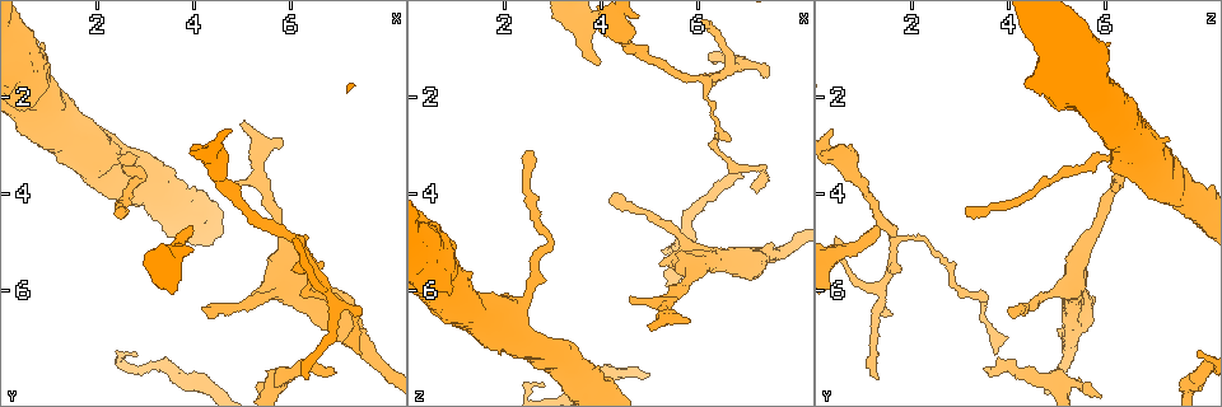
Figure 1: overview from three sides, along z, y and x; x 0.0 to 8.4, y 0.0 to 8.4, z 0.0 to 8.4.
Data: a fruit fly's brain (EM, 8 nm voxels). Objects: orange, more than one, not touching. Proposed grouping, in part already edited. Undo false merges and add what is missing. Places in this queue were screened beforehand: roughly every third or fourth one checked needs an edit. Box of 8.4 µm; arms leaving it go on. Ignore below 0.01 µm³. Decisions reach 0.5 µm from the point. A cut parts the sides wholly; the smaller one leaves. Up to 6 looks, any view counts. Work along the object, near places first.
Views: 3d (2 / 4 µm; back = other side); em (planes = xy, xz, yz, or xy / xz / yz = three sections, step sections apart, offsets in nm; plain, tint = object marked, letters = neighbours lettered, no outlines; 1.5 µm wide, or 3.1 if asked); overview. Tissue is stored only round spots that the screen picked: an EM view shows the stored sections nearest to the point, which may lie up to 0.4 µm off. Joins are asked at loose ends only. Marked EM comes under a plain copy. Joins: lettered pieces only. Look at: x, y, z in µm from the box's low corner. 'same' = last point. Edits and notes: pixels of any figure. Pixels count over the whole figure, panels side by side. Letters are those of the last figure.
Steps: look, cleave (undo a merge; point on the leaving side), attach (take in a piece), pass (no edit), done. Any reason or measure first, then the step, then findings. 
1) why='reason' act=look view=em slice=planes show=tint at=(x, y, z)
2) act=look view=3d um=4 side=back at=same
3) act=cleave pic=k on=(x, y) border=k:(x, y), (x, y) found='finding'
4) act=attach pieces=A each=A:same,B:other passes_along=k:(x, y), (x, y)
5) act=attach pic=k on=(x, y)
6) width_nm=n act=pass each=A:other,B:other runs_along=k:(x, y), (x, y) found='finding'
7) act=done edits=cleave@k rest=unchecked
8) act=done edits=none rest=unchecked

act=look view=3d um=2 at=(5.05, 2.50, 6.80)

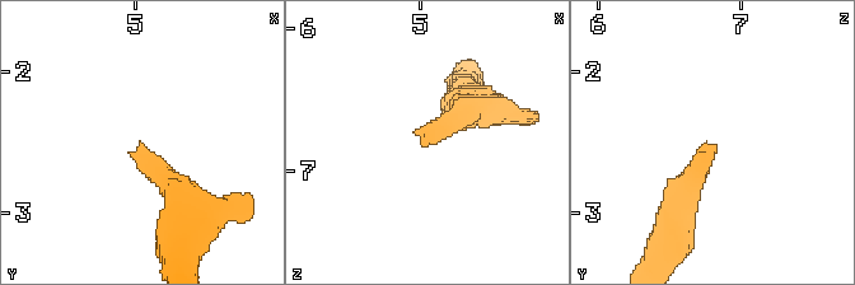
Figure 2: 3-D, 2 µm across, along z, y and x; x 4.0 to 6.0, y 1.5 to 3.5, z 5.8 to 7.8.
why='shape alone is not enough' act=look view=em slice=xz step=8 show=letters at=(5.02, 2.50, 6.80)

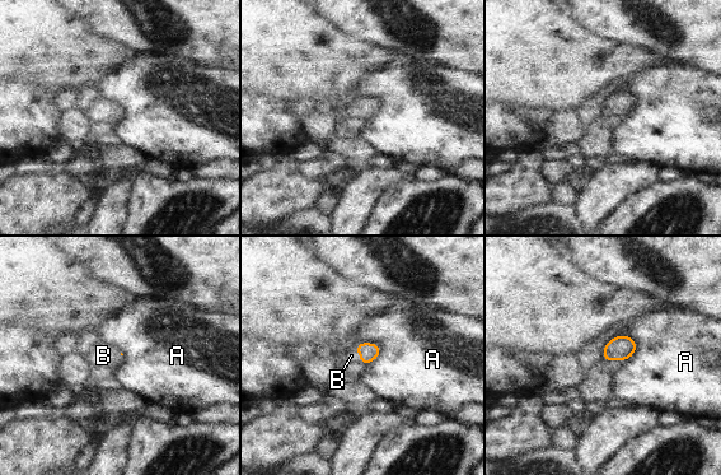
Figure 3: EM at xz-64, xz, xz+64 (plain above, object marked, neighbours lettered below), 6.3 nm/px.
act=attach pieces=B each=A:other,B:same passes_along=3:(369, 352), (359, 353), (351, 355) found='it goes on there'

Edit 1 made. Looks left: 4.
why='see it whole again' act=look view=overview

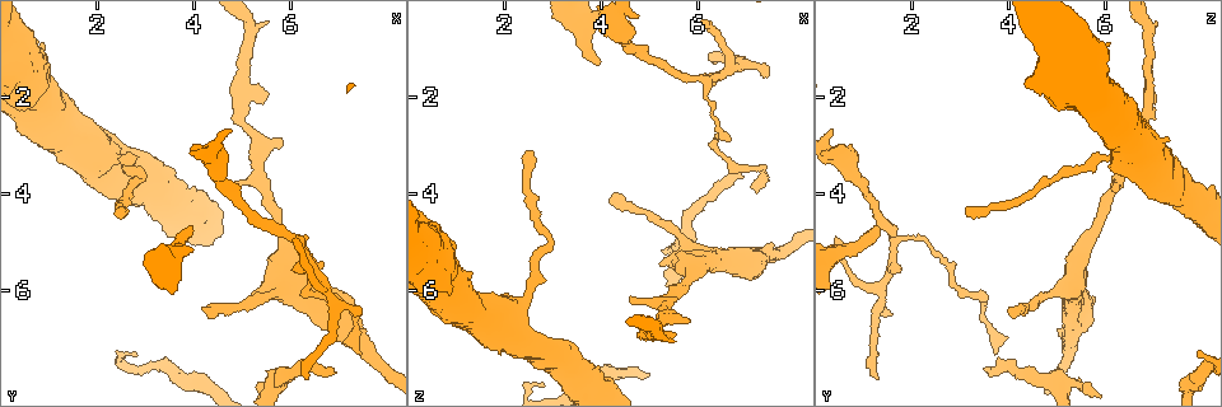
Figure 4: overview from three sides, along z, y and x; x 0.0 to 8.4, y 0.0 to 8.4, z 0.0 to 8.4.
why='thick end' act=look view=3d um=4 at=(5.25, 6.00, 5.45)

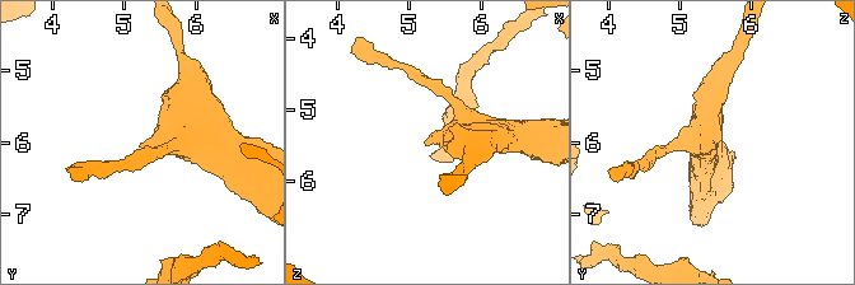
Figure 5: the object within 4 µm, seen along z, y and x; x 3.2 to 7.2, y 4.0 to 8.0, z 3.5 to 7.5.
act=look view=em slice=planes show=letters at=(5.20, 6.05, 5.45)

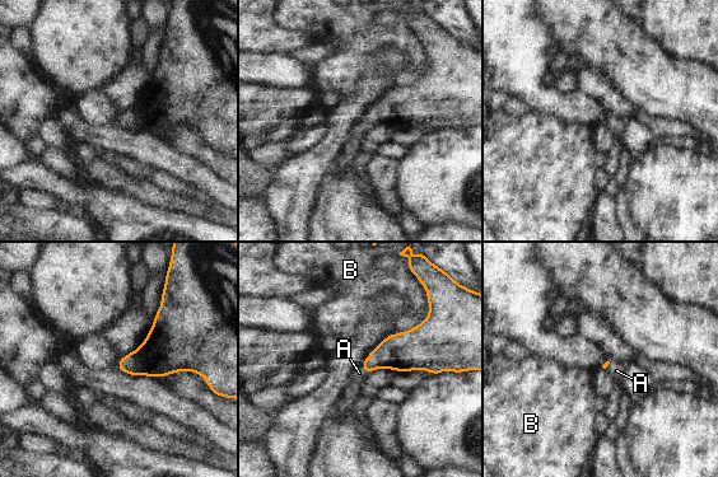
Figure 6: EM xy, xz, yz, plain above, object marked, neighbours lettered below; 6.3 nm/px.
act=attach pieces=A each=A:same,B:other passes_along=6:(399, 351), (364, 370), (359, 373) found='it goes on there'

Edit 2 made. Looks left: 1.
why='thin end' act=look view=em slice=planes show=letters at=(4.15, 6.35, 4.10)

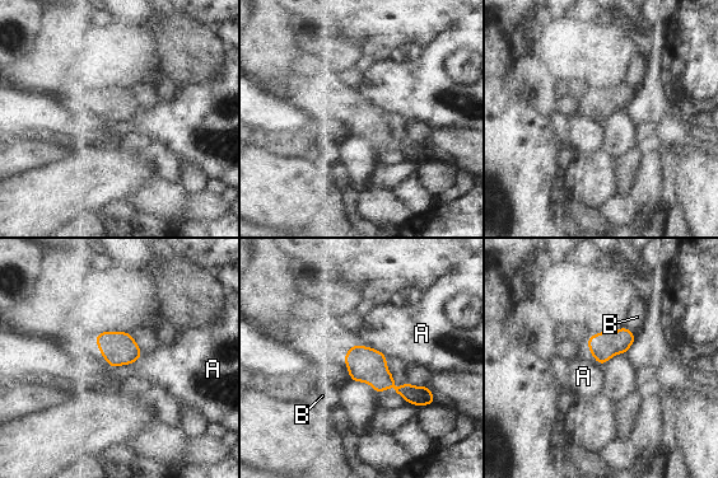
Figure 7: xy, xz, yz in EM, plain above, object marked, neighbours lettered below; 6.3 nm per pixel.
longest_contact=A:240nm act=pass each=A:other,B:other found='none of them fits'

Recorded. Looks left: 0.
act=done edits=attach@3,attach@6 rest=unchecked

